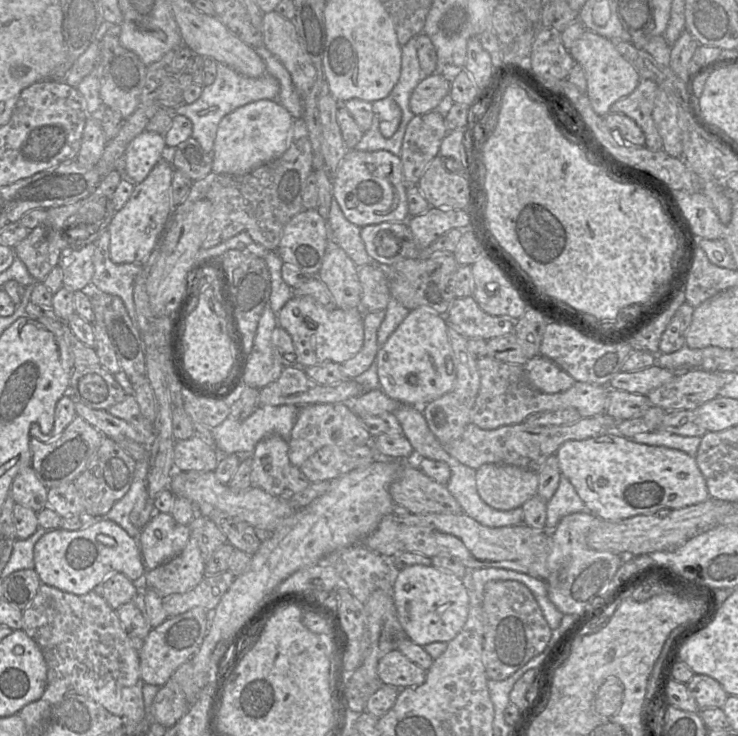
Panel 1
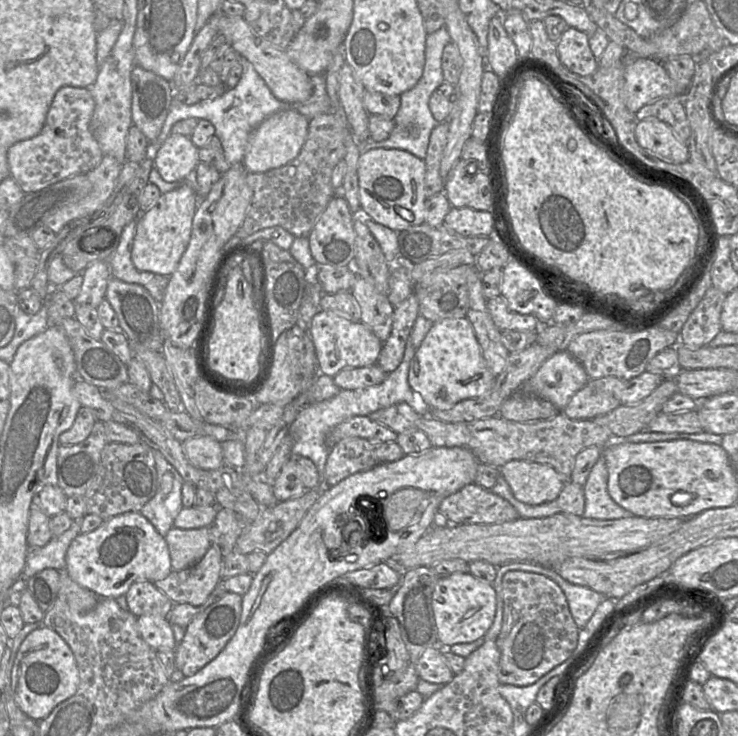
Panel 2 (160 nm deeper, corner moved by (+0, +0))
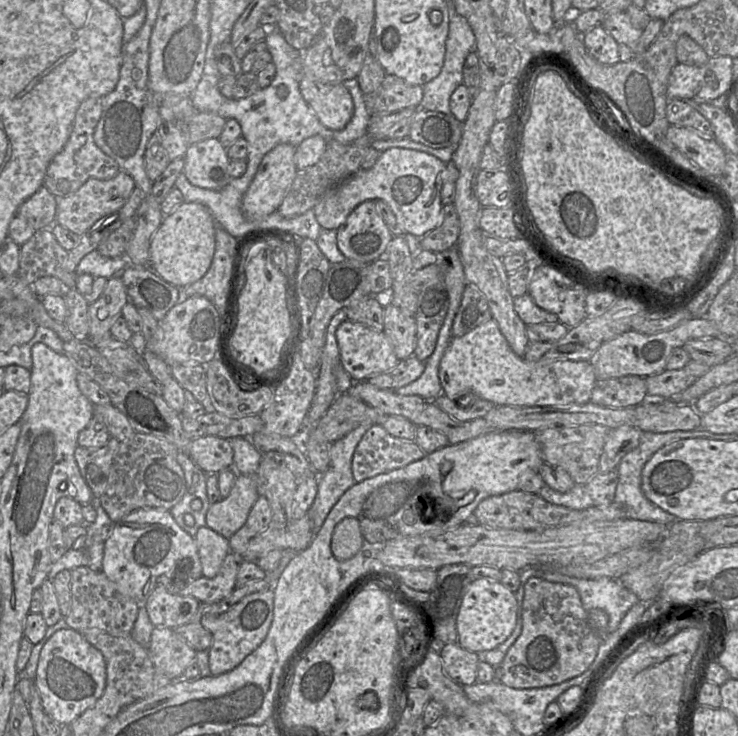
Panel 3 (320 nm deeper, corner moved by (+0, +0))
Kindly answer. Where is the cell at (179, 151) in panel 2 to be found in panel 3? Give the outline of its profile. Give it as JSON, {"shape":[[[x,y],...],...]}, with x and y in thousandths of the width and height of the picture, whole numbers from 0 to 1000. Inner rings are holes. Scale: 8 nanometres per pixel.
{"shape":[[[297,188],[279,189],[257,196],[248,217],[249,227],[247,236],[263,253],[299,258],[316,243],[310,236],[313,216],[308,211],[308,198],[299,194]]]}

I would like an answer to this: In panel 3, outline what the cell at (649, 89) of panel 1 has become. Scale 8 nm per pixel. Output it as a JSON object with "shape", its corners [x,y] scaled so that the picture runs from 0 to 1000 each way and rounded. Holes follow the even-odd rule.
{"shape":[[[907,136],[902,145],[902,160],[911,171],[934,174],[955,189],[967,189],[963,167],[932,137]]]}

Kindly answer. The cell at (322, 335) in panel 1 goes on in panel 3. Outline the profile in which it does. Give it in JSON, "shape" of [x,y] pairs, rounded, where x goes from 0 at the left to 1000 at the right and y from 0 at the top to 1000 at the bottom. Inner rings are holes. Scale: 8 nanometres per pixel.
{"shape":[[[470,433],[457,444],[454,455],[461,493],[480,519],[493,518],[508,508],[524,505],[541,492],[528,461],[518,448],[503,447]]]}

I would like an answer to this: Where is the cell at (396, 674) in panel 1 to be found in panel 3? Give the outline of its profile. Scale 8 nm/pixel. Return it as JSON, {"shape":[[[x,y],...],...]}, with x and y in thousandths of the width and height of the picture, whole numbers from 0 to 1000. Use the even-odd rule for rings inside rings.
{"shape":[[[610,874],[596,886],[604,916],[618,928],[630,932],[646,927],[646,912],[650,890],[625,879],[621,874]]]}

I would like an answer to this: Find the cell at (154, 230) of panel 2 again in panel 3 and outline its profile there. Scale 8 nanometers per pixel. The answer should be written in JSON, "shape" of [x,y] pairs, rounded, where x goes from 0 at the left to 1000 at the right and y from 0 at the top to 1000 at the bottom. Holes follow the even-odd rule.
{"shape":[[[248,274],[222,293],[209,317],[202,338],[201,361],[230,386],[251,390],[272,379],[282,368],[291,341],[291,299],[268,274]]]}

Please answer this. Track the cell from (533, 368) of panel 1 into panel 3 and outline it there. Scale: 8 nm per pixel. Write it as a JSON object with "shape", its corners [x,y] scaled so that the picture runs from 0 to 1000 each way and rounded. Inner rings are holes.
{"shape":[[[664,433],[625,458],[611,461],[595,493],[595,516],[599,534],[623,553],[636,553],[644,542],[656,542],[671,552],[770,552],[789,550],[799,545],[809,514],[798,490],[753,489],[749,492],[717,492],[699,482],[679,452],[673,438]]]}

